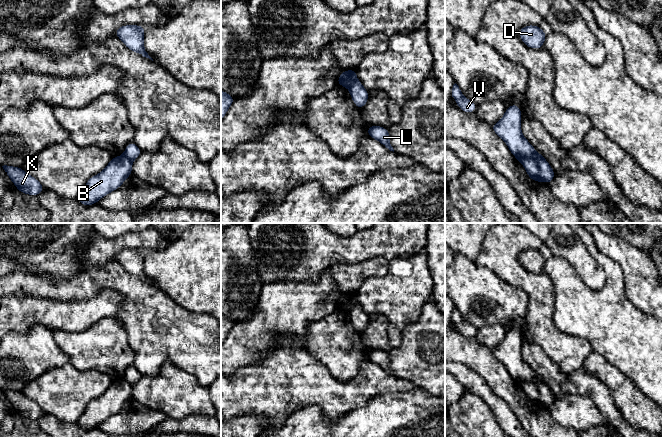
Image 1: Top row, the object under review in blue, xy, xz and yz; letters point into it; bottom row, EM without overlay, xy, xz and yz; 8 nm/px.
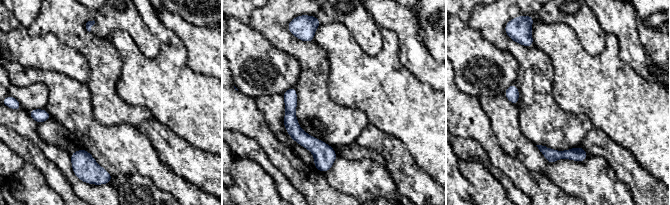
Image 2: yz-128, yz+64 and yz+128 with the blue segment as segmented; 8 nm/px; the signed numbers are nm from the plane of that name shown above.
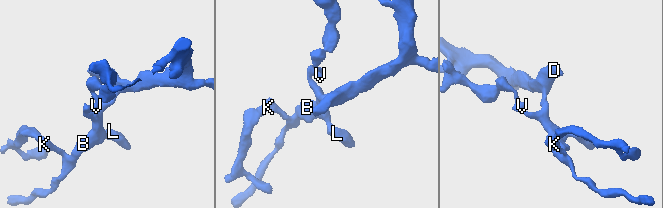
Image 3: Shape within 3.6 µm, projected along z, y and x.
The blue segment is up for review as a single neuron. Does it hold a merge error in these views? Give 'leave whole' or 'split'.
split

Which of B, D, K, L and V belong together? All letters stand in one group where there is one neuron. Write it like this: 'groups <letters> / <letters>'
groups B K / D L V

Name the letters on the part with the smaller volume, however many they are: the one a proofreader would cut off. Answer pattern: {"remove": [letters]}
{"remove": ["B", "K"]}

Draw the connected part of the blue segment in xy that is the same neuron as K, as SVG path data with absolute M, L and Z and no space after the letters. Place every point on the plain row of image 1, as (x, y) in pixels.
M2 390L18 415L32 420L38 420L45 412L33 400L27 398L22 391Z

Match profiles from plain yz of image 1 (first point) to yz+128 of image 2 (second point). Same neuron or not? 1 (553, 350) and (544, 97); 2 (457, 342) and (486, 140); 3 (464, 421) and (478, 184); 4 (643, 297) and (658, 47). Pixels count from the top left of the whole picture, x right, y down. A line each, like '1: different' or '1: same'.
1: same
2: same
3: same
4: different

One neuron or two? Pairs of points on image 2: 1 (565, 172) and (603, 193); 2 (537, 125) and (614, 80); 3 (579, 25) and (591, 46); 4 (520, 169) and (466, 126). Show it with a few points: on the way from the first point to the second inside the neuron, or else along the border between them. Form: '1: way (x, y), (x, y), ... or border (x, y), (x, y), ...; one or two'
1: way (574, 178), (590, 180), (594, 184); one
2: border (552, 88), (554, 100), (564, 110), (586, 115); two
3: way (584, 30), (591, 41); one
4: way (506, 162), (480, 135); one

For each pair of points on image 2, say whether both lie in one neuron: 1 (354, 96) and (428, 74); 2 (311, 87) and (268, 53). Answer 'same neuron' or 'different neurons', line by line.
1: different neurons
2: different neurons

